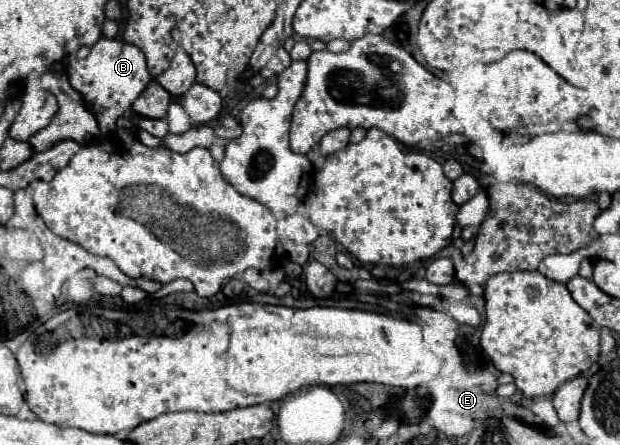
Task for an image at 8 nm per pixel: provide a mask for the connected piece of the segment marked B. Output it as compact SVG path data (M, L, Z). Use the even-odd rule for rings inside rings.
M101 36L99 42L91 46L87 58L73 58L69 62L69 80L71 86L77 92L81 92L85 100L91 100L95 116L99 116L99 130L101 134L107 134L115 128L117 118L131 108L131 104L139 98L143 88L147 88L147 84L153 78L147 70L147 62L141 48L137 48L135 44L127 44L123 40Z

